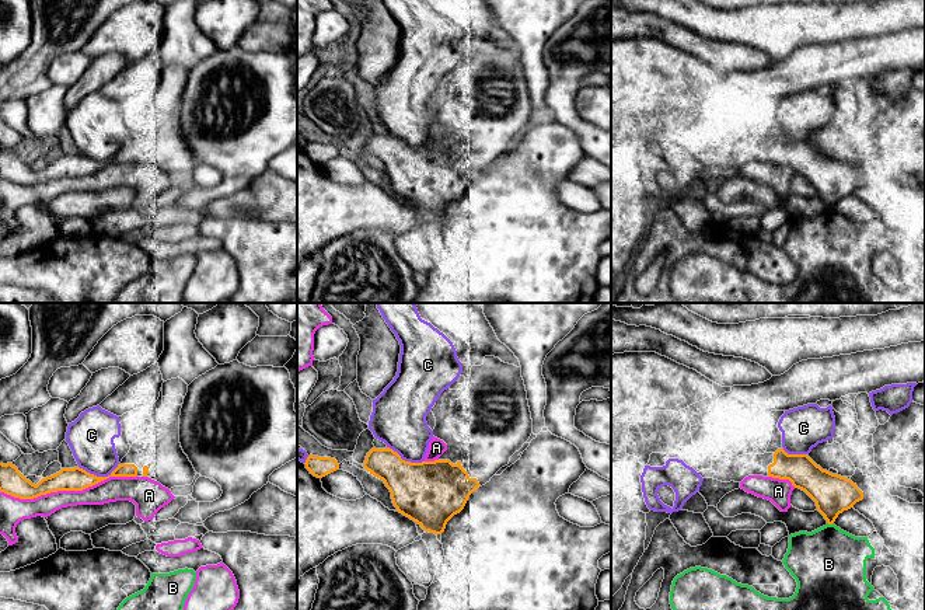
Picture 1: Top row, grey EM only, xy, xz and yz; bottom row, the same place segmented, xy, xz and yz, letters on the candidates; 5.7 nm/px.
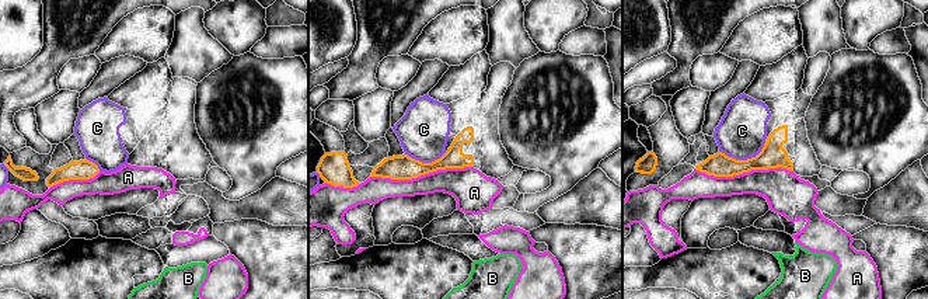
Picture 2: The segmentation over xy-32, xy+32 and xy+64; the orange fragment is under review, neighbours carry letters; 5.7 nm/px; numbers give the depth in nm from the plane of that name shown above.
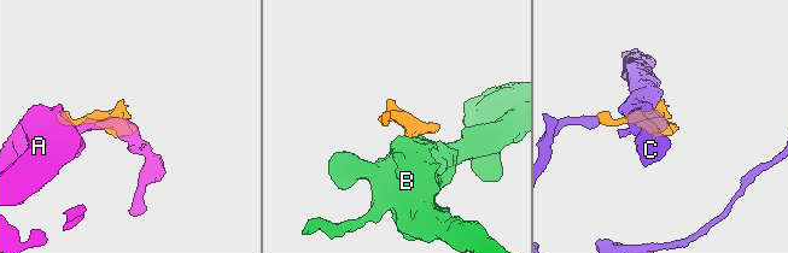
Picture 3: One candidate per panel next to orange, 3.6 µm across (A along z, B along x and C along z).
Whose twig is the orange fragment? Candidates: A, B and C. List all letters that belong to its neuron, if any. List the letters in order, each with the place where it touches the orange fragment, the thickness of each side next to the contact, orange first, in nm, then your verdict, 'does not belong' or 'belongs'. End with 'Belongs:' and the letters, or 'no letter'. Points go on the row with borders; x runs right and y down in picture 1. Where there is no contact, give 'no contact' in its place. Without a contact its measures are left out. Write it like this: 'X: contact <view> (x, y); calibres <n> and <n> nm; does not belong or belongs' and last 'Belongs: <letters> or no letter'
A: contact xy (67, 490); calibres 130 and 140 nm; does not belong
B: contact yz (830, 523); calibres 220 and 420 nm; does not belong
C: contact xy (98, 477); calibres 130 and 260 nm; does not belong
Belongs: no letter

